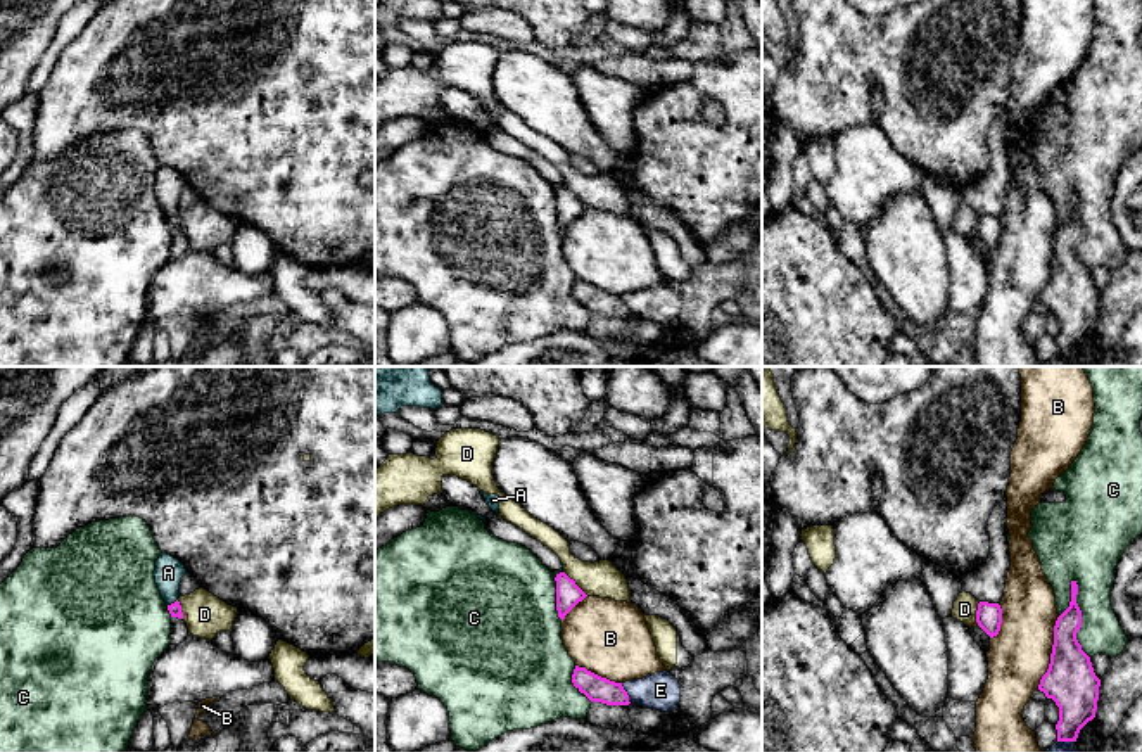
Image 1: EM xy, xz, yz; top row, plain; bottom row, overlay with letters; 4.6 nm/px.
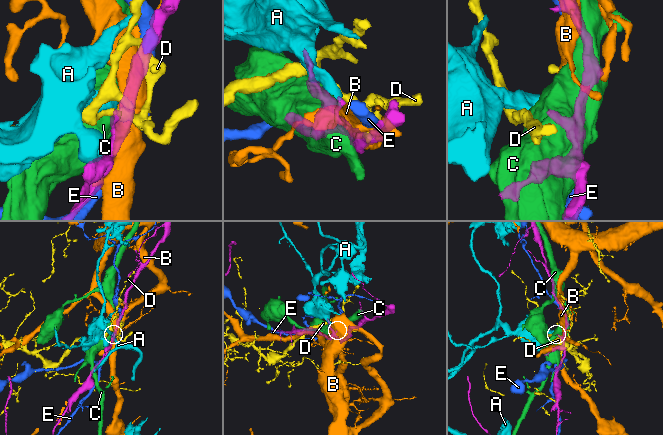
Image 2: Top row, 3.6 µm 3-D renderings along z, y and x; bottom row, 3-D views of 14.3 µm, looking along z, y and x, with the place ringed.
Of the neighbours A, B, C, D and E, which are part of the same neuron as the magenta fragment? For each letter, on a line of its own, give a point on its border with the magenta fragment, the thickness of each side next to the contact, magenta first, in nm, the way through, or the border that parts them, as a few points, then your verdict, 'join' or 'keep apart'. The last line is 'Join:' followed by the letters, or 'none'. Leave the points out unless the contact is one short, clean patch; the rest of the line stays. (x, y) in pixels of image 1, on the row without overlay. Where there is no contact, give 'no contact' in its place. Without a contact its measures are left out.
A: meets magenta in xy at (171, 216); 60 nm thick on the magenta side, 130 nm on the other; border along xy (177, 211), (168, 218); keep apart
B: meets magenta in yz at (1053, 265); 240 nm thick on the magenta side, 280 nm on the other; keep apart
C: meets magenta in yz at (1080, 232); 200 nm thick on the magenta side, 200 nm on the other; keep apart
D: meets magenta in xz at (574, 196); 110 nm thick on the magenta side, 170 nm on the other; keep apart
E: meets magenta in xz at (626, 306); 120 nm thick on the magenta side, 170 nm on the other; keep apart
Join: none

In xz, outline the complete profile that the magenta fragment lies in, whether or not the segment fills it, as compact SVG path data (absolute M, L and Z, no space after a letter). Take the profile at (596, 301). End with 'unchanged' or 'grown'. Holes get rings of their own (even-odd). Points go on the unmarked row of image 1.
M575 278L572 287L574 299L584 306L591 315L601 315L606 318L629 318L629 308L622 296L601 290L586 280Z | unchanged

